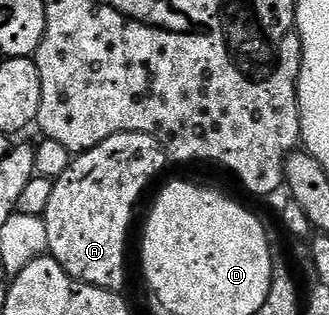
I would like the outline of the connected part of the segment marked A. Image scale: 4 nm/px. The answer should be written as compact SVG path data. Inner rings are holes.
M117 133L112 139L104 139L86 153L77 154L71 160L68 171L60 175L52 187L52 199L48 199L45 223L48 231L48 253L64 267L72 279L86 285L107 289L109 293L121 294L126 285L126 236L130 233L130 220L142 192L150 180L168 165L165 149L152 135L143 133Z

